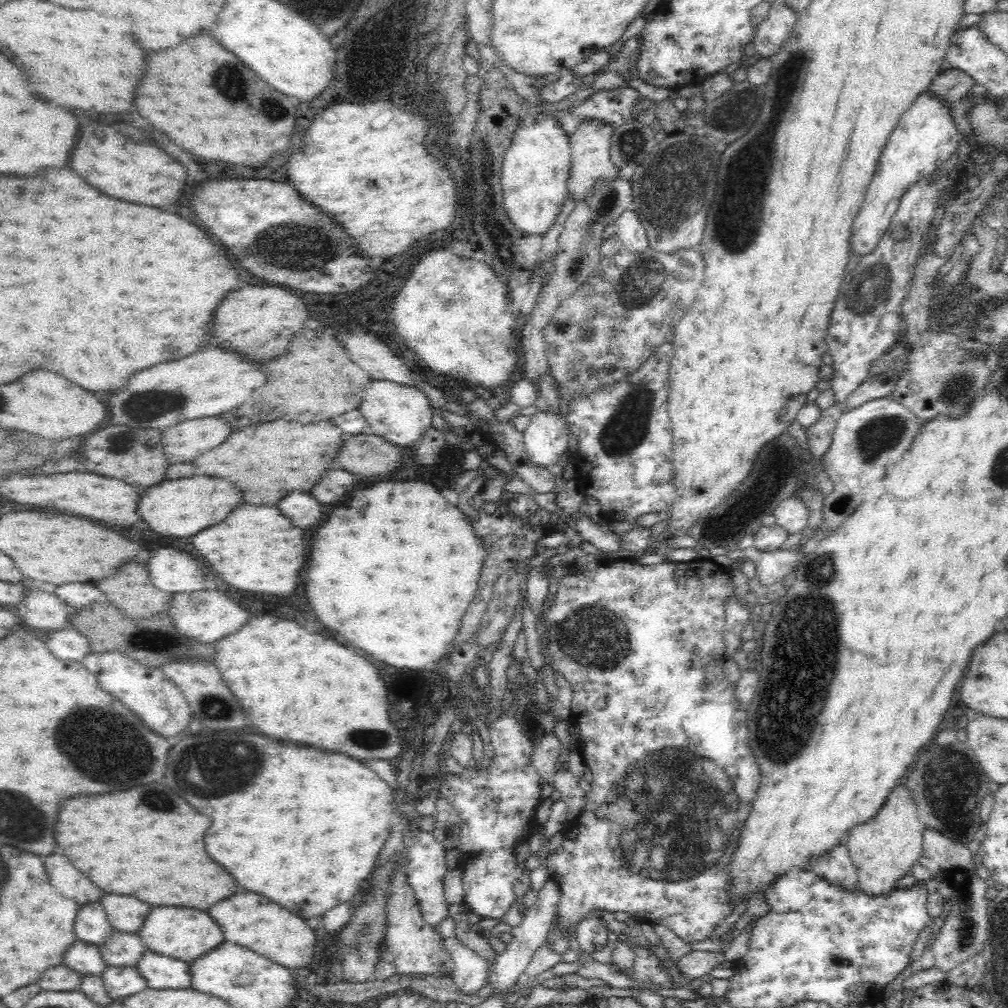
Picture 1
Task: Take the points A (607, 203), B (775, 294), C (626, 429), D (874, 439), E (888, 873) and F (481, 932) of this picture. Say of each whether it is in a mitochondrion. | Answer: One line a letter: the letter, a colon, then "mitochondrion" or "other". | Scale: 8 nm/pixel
A: mitochondrion
B: other
C: mitochondrion
D: mitochondrion
E: other
F: other

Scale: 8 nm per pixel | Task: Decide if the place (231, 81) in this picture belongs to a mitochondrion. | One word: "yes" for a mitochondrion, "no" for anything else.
yes

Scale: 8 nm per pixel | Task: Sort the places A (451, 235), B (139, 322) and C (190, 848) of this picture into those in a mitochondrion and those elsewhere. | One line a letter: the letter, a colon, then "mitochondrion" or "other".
A: other
B: other
C: other

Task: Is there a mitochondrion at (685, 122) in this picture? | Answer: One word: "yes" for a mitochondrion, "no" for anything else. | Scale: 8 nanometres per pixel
yes

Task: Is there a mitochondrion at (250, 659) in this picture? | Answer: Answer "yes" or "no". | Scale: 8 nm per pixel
no

